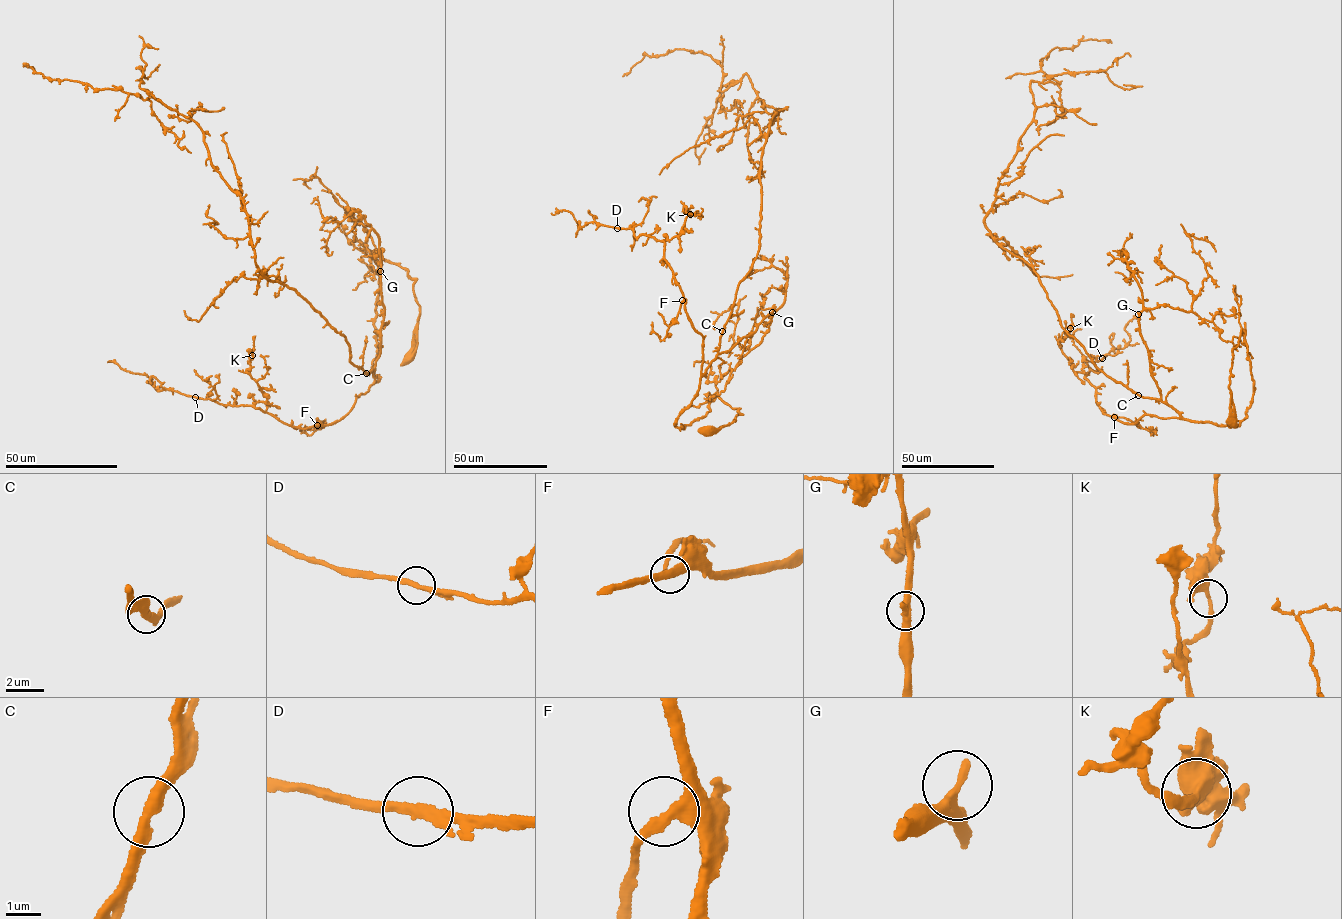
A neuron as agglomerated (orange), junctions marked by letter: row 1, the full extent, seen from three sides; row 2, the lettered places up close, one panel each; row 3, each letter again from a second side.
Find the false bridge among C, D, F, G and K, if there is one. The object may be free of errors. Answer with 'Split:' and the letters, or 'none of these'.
Split: none of these

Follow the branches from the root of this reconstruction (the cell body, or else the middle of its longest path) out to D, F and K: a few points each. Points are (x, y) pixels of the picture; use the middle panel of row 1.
D: (707, 430), (739, 409), (717, 396), (675, 426), (699, 388), (703, 338), (663, 241), (617, 228)
F: (707, 430), (741, 414), (717, 396), (704, 416), (674, 424), (698, 389), (703, 361), (703, 338), (682, 300)
K: (707, 430), (741, 414), (717, 396), (703, 417), (674, 424), (699, 388), (703, 338), (663, 241), (690, 214)

